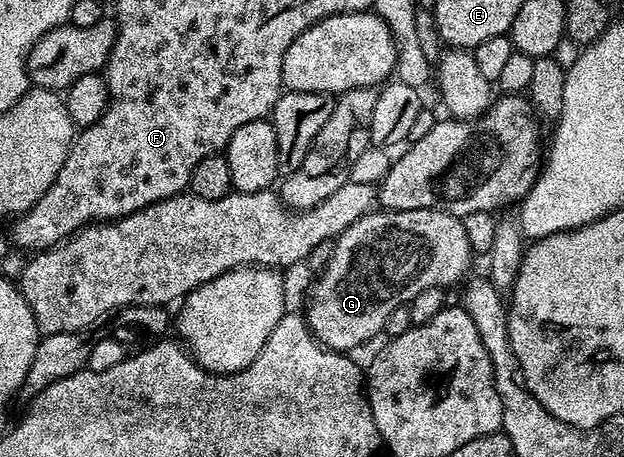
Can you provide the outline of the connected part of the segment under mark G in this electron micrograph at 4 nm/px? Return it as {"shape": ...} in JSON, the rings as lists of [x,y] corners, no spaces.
{"shape":[[[378,208],[376,211],[370,211],[361,216],[358,221],[351,223],[351,227],[347,227],[347,231],[343,231],[333,241],[334,250],[331,253],[330,261],[325,269],[316,274],[317,282],[309,289],[309,298],[305,301],[305,309],[303,308],[303,316],[309,329],[313,333],[313,337],[327,349],[335,349],[338,351],[353,351],[349,349],[357,349],[360,345],[365,345],[372,339],[376,333],[380,334],[384,330],[387,323],[387,315],[391,315],[391,311],[395,311],[400,305],[409,305],[421,291],[428,288],[453,287],[453,284],[464,282],[469,269],[469,257],[471,258],[471,250],[467,243],[467,231],[465,230],[465,222],[462,218],[456,217],[453,213],[448,213],[442,209],[416,209],[415,211],[395,211],[394,209]]]}

